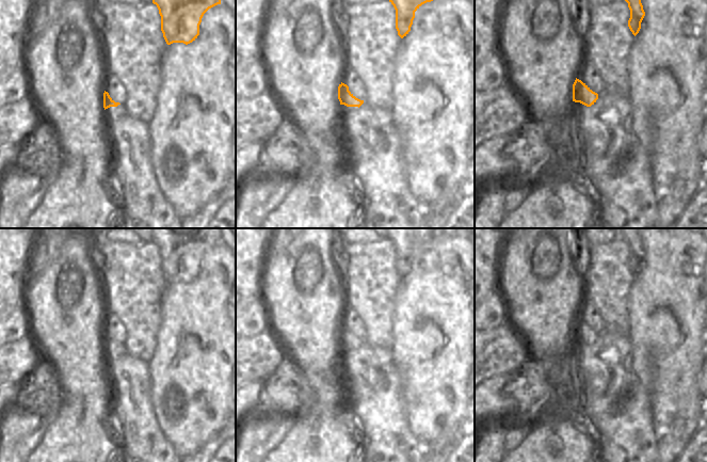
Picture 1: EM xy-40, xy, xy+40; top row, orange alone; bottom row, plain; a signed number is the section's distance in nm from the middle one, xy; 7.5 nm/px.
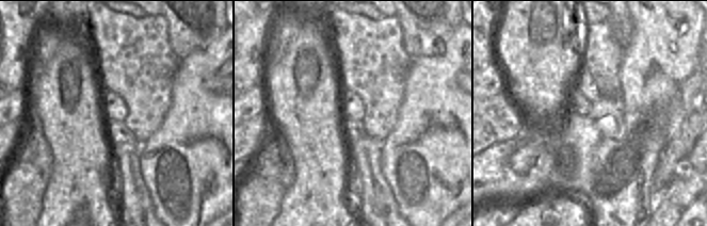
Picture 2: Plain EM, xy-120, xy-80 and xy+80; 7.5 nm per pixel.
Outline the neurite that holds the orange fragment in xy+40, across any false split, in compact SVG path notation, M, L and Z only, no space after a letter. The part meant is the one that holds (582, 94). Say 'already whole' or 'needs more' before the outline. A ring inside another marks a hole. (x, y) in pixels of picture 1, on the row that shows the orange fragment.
already whole; M576 78L573 84L573 101L591 107L597 99L598 94L593 92L585 83Z

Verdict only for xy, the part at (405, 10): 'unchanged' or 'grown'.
unchanged

